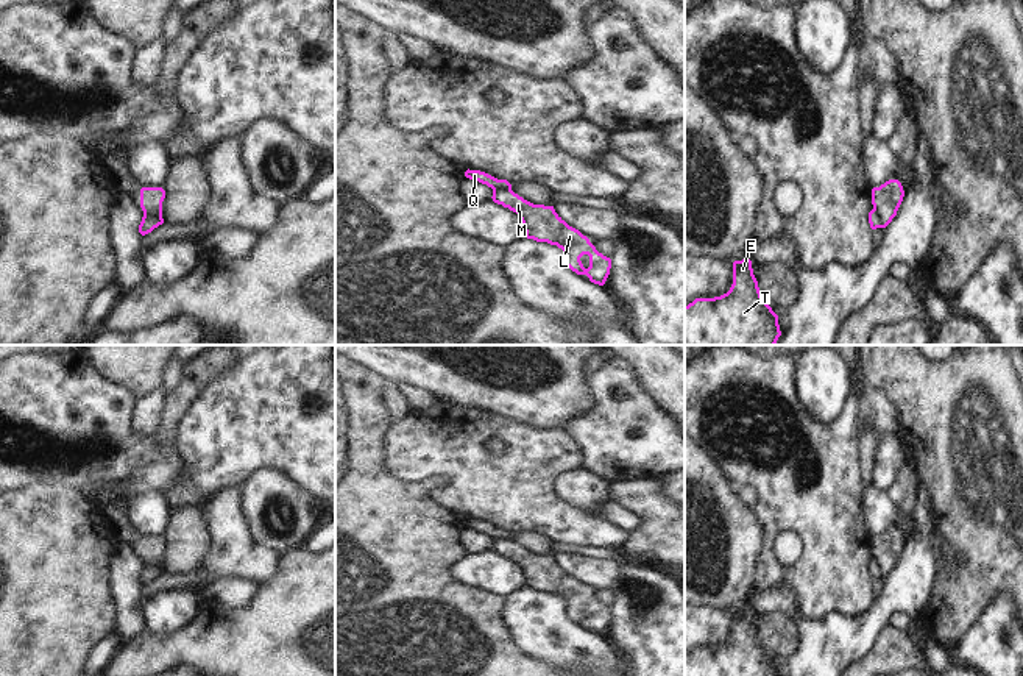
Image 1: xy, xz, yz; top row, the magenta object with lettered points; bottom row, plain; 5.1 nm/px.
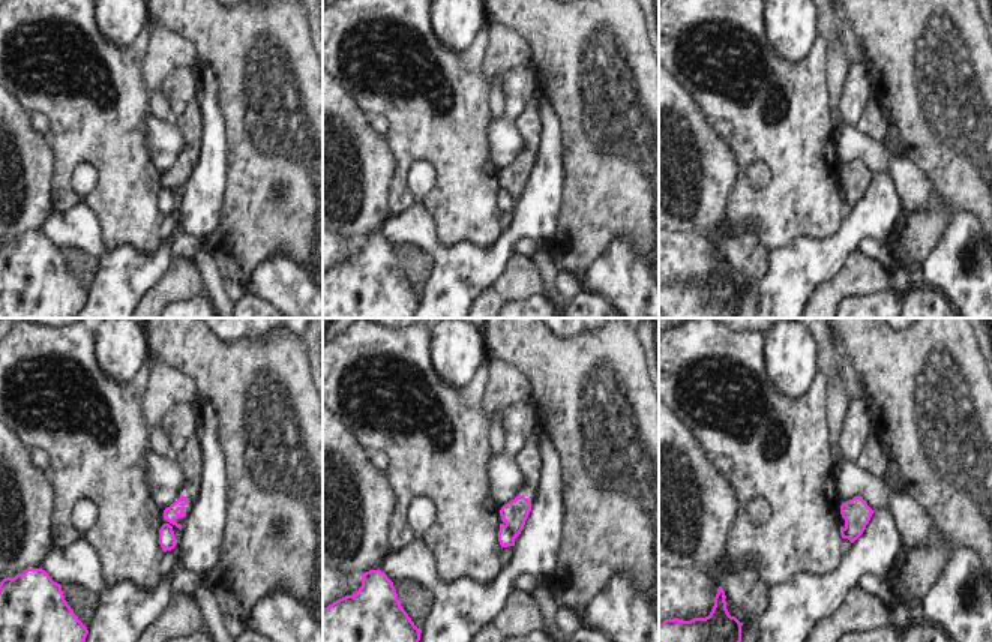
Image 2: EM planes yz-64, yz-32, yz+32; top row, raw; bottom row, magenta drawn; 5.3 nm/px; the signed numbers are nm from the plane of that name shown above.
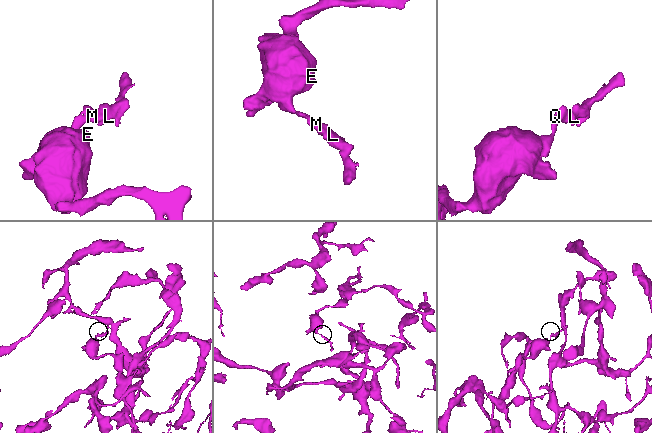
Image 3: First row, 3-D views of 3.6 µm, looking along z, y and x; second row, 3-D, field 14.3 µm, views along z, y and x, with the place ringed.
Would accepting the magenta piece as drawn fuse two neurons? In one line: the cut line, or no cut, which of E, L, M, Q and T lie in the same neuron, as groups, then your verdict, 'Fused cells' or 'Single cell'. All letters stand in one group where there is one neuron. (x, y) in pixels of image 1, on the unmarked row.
Split along yz (874, 556), (881, 576). Groups: E Q T / L M. Fused cells

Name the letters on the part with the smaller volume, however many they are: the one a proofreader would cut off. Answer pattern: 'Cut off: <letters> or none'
Cut off: L, M

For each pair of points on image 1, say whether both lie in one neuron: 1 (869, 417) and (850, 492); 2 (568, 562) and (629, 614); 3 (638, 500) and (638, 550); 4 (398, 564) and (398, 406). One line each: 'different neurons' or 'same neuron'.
1: different neurons
2: same neuron
3: same neuron
4: different neurons

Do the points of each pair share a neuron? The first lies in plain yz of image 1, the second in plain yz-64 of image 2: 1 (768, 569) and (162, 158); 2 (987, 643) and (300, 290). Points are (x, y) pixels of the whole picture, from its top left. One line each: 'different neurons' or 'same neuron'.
1: different neurons
2: same neuron

